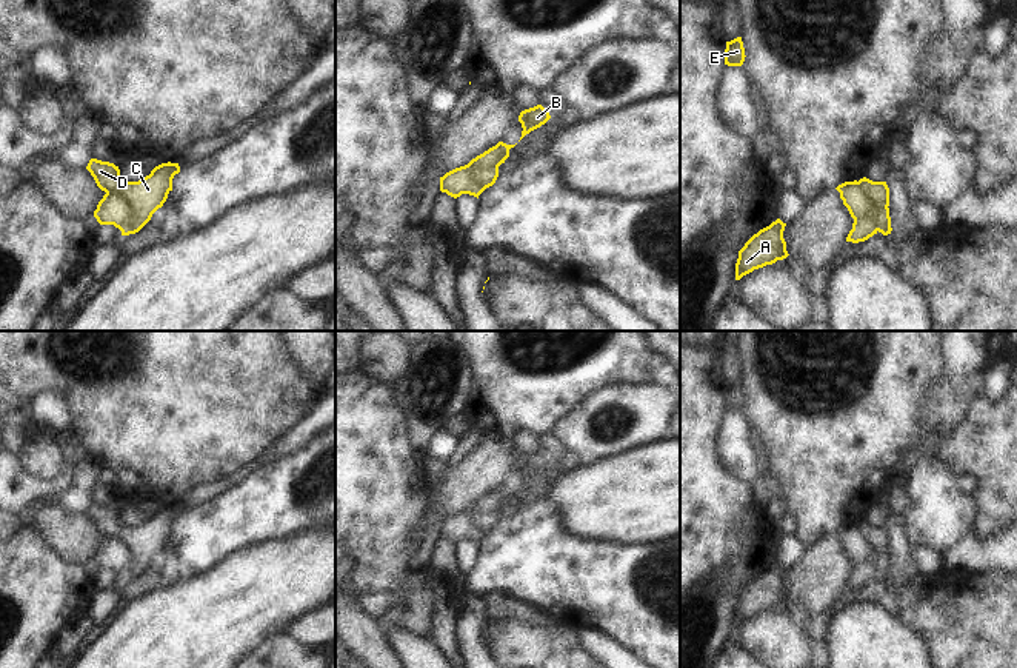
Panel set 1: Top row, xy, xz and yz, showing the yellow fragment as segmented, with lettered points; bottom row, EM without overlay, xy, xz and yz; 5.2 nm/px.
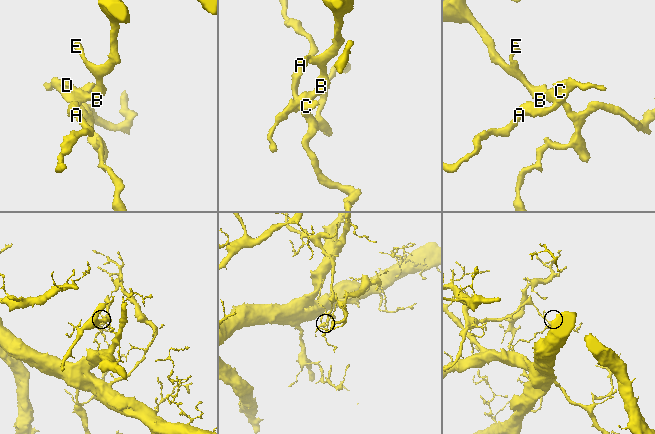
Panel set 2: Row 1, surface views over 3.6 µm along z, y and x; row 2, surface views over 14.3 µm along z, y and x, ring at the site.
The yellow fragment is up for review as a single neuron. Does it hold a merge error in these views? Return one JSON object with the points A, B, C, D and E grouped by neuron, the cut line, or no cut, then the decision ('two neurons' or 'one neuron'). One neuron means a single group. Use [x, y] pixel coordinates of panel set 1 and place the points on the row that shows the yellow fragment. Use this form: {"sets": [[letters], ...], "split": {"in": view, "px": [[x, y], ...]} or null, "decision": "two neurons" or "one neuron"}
{"sets": [["A", "C", "D"], ["B", "E"]], "split": {"in": "xz", "px": [[497, 165], [474, 166], [471, 179]]}, "decision": "two neurons"}

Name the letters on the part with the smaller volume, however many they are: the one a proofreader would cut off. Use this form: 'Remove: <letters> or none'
Remove: B, E

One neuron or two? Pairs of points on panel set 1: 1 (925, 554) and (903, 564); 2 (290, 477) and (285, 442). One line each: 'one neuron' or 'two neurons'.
1: two neurons
2: two neurons

